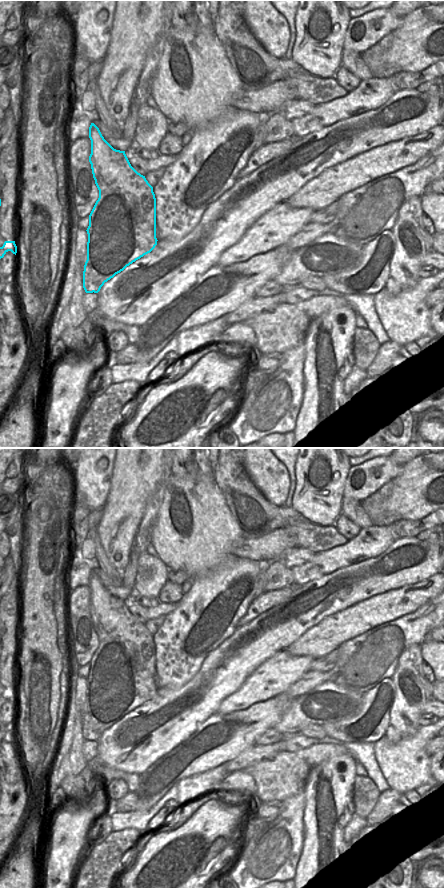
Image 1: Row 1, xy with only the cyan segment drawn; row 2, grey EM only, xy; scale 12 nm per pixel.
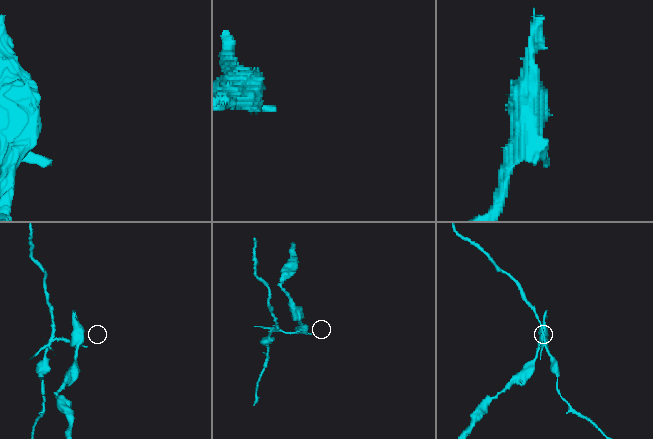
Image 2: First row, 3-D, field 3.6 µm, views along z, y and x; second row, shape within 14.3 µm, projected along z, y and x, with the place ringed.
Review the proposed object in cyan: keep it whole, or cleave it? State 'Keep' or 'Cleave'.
Cleave.

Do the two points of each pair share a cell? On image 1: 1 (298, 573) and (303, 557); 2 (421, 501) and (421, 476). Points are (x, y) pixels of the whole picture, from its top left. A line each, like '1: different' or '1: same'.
1: different
2: same

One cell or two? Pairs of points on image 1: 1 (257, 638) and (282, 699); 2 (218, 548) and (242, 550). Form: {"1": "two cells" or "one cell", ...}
{"1": "two cells", "2": "two cells"}

